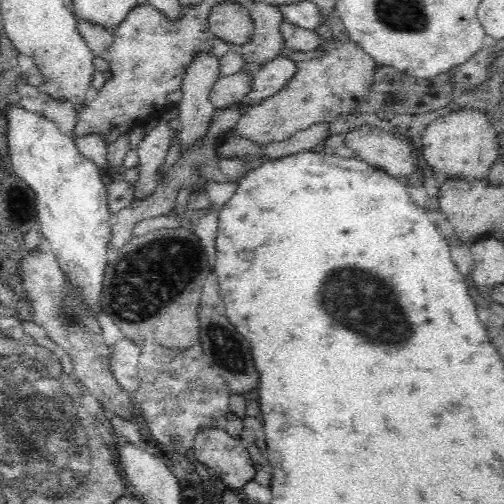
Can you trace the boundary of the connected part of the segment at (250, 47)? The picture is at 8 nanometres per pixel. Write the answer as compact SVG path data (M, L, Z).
M257 1L252 3L250 8L251 20L255 24L255 31L251 39L241 45L244 61L266 64L286 47L282 36L280 25L283 17L282 7L278 4Z

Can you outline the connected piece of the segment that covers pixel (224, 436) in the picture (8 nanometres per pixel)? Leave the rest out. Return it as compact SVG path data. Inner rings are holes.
M203 426L194 438L191 454L202 464L207 464L209 468L212 468L214 474L220 476L220 479L233 489L242 488L246 482L253 480L257 474L253 458L246 448L244 440L232 436L226 429Z

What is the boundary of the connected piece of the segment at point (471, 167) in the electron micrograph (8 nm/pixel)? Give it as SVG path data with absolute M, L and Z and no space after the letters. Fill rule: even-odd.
M458 111L433 120L422 136L424 160L436 174L446 174L448 179L477 181L488 176L491 166L500 158L497 135L500 131L488 122L480 111Z

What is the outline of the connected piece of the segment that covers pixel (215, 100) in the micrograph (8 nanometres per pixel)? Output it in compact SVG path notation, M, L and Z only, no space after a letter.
M246 71L221 76L212 87L209 102L220 109L232 107L250 92L250 80L250 75Z

